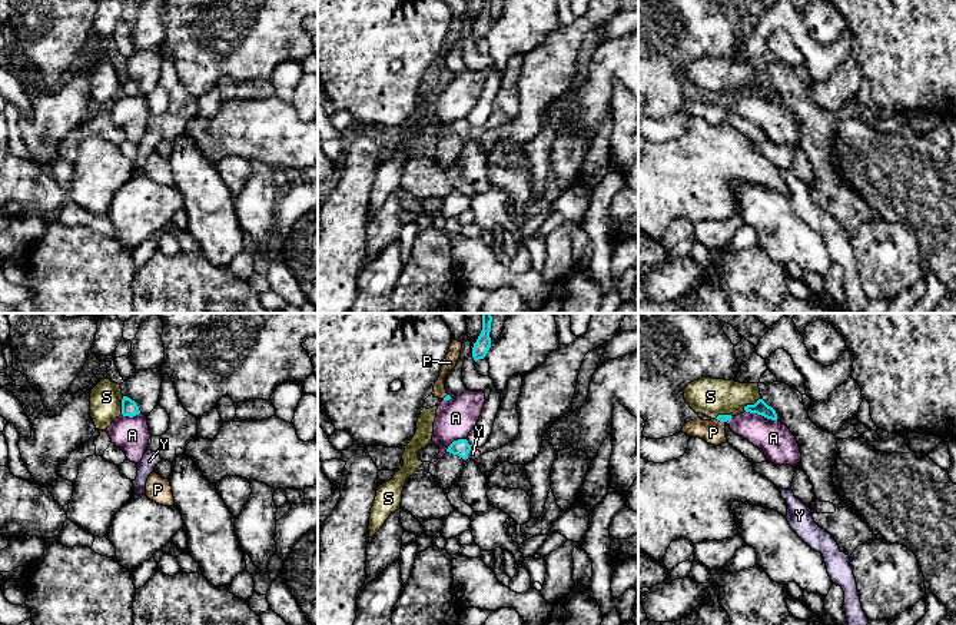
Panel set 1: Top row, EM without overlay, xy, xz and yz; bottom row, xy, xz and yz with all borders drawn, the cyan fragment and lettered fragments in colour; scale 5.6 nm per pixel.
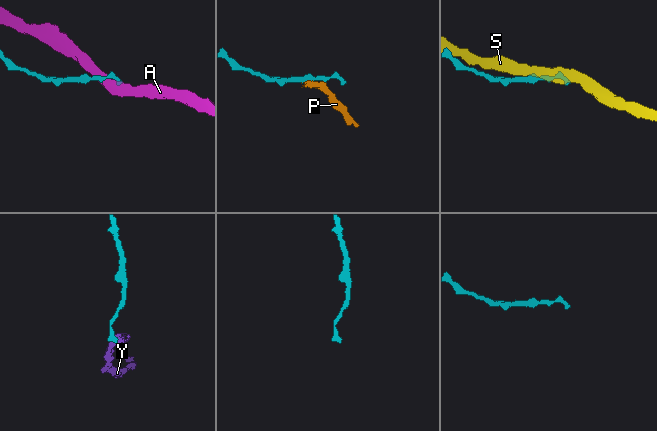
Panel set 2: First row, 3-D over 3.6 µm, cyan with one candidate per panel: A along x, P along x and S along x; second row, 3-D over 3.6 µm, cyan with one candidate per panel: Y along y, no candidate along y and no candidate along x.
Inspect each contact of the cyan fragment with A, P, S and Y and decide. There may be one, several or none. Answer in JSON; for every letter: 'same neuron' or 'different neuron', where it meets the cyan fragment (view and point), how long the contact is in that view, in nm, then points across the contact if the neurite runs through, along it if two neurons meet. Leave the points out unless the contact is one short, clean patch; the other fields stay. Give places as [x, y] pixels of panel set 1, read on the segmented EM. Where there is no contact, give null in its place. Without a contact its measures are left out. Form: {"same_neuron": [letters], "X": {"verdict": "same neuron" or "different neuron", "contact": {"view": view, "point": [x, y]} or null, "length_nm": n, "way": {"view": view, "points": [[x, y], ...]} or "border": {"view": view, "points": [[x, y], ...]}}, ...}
{"same_neuron": [], "A": {"verdict": "different neuron", "contact": {"view": "yz", "point": [762, 415]}, "length_nm": 190, "border": {"view": "yz", "points": [[746, 411], [776, 421]]}}, "P": {"verdict": "different neuron", "contact": {"view": "yz", "point": [720, 421]}, "length_nm": 60, "border": {"view": "yz", "points": [[716, 418], [724, 422]]}}, "S": {"verdict": "different neuron", "contact": {"view": "yz", "point": [752, 405]}, "length_nm": 130}, "Y": {"verdict": "different neuron", "contact": {"view": "xz", "point": [468, 452]}, "length_nm": 70, "border": {"view": "xz", "points": [[471, 448], [467, 458]]}}}

